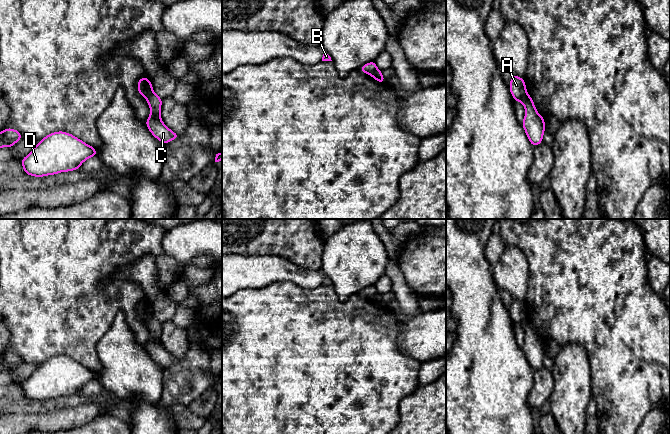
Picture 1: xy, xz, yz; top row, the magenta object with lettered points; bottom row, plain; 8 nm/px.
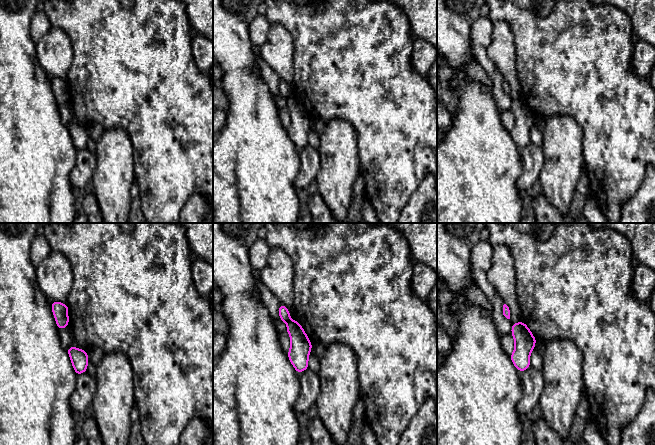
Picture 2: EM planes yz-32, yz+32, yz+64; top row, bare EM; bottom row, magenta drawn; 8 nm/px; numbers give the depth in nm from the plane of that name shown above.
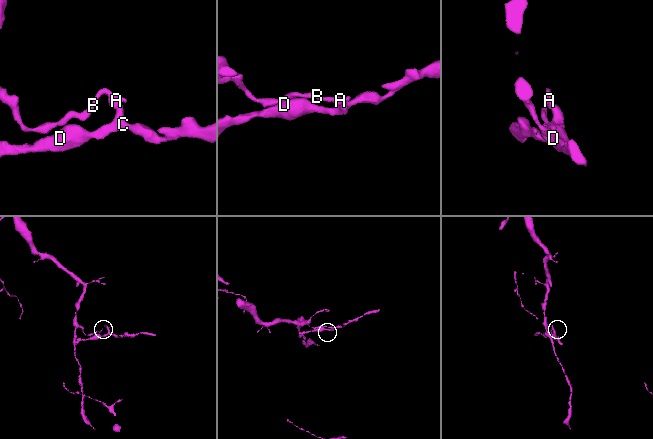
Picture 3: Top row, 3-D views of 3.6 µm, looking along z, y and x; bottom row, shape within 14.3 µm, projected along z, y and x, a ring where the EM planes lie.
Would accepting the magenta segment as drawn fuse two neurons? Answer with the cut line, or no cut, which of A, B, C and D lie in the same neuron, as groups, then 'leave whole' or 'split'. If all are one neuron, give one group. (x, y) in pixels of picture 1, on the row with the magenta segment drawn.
yz (526, 92), (518, 101) | A B / C D | split

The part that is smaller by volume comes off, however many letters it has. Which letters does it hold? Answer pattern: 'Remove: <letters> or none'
Remove: C, D

